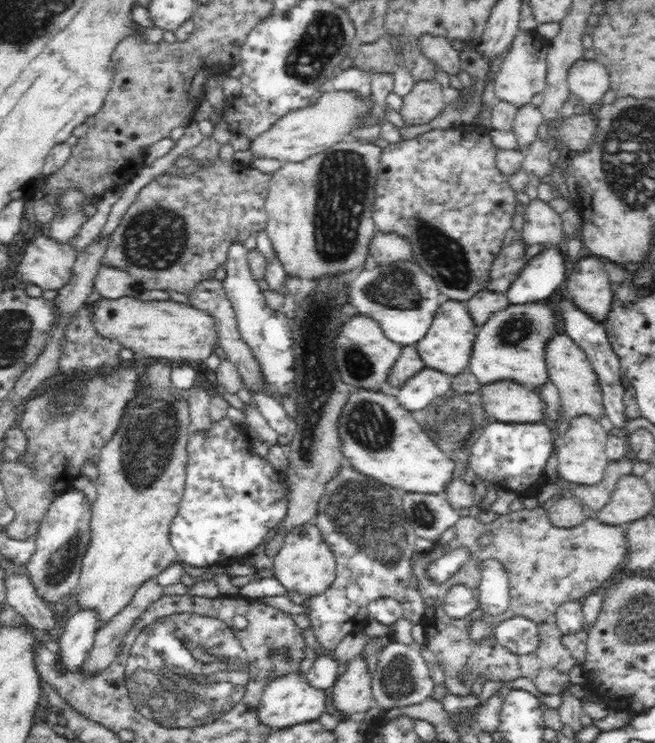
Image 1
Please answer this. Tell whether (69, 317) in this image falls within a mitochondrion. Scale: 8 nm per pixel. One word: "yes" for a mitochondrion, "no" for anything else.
no

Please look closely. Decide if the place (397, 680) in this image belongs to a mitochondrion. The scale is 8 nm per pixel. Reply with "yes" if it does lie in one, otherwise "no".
yes

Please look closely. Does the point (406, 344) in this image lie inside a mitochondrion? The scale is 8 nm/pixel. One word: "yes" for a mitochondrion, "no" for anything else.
no

